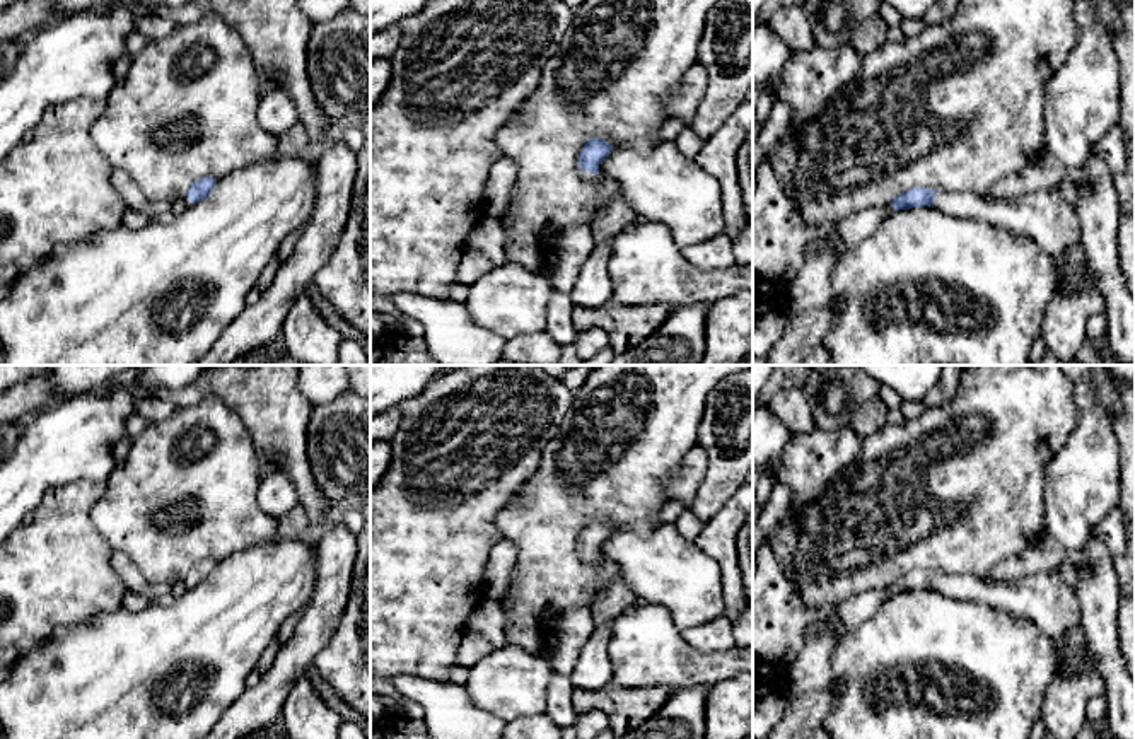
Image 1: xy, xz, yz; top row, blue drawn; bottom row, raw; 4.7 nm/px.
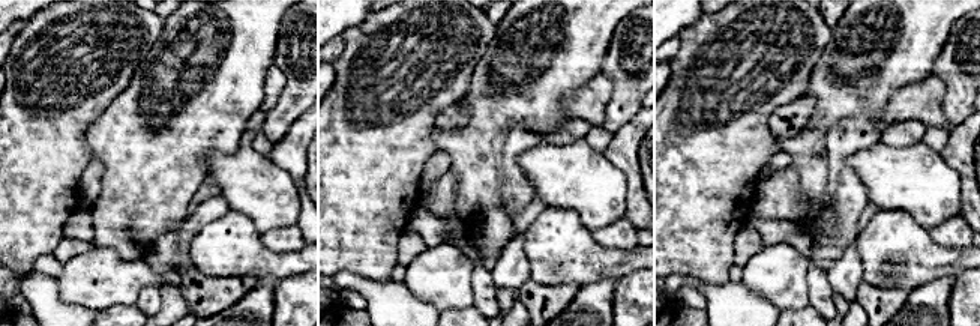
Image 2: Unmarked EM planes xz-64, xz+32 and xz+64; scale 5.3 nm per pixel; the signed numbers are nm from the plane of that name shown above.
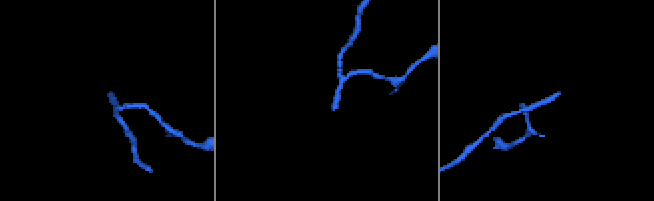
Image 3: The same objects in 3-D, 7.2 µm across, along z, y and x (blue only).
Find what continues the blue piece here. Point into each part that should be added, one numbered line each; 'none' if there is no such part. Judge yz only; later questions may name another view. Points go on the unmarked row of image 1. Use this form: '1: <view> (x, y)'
1: yz (1040, 596)

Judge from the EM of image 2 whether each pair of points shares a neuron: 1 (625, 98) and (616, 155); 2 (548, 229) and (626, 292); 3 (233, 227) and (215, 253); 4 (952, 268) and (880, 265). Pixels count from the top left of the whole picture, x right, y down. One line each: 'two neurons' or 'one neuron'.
1: two neurons
2: two neurons
3: one neuron
4: one neuron

